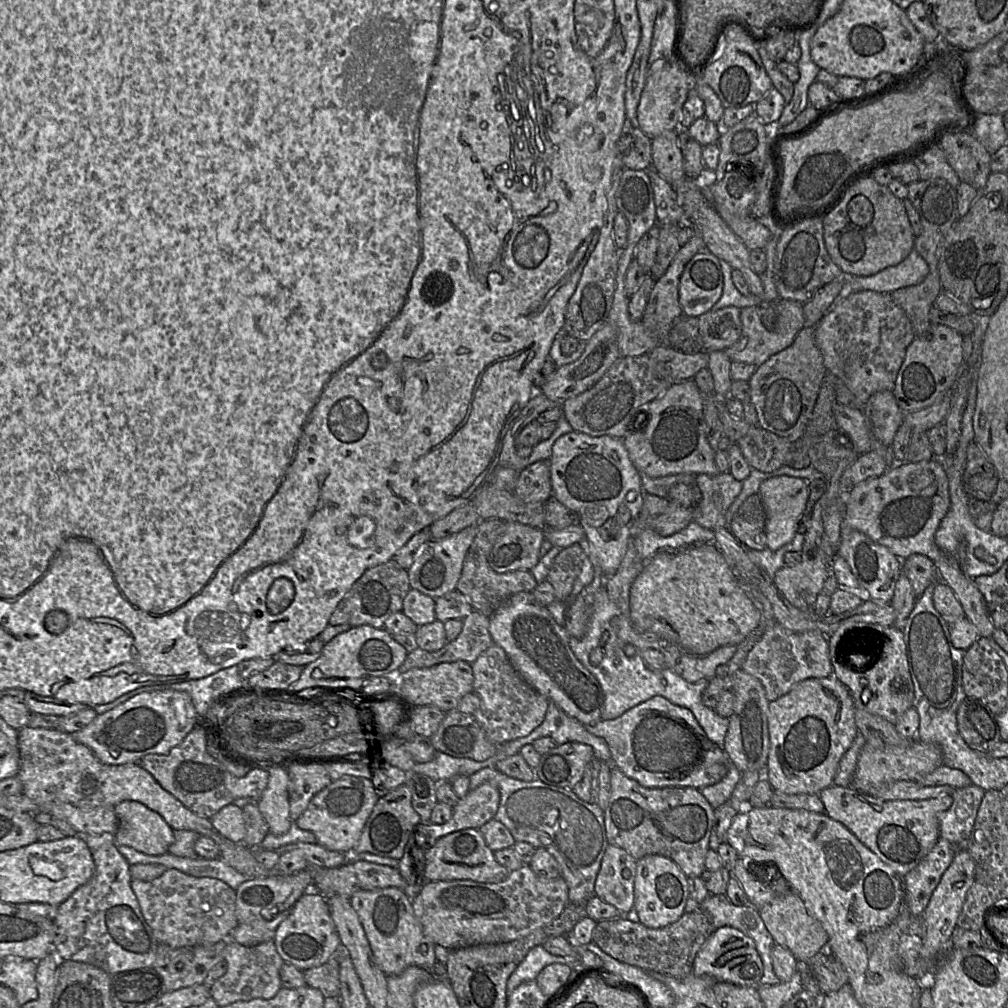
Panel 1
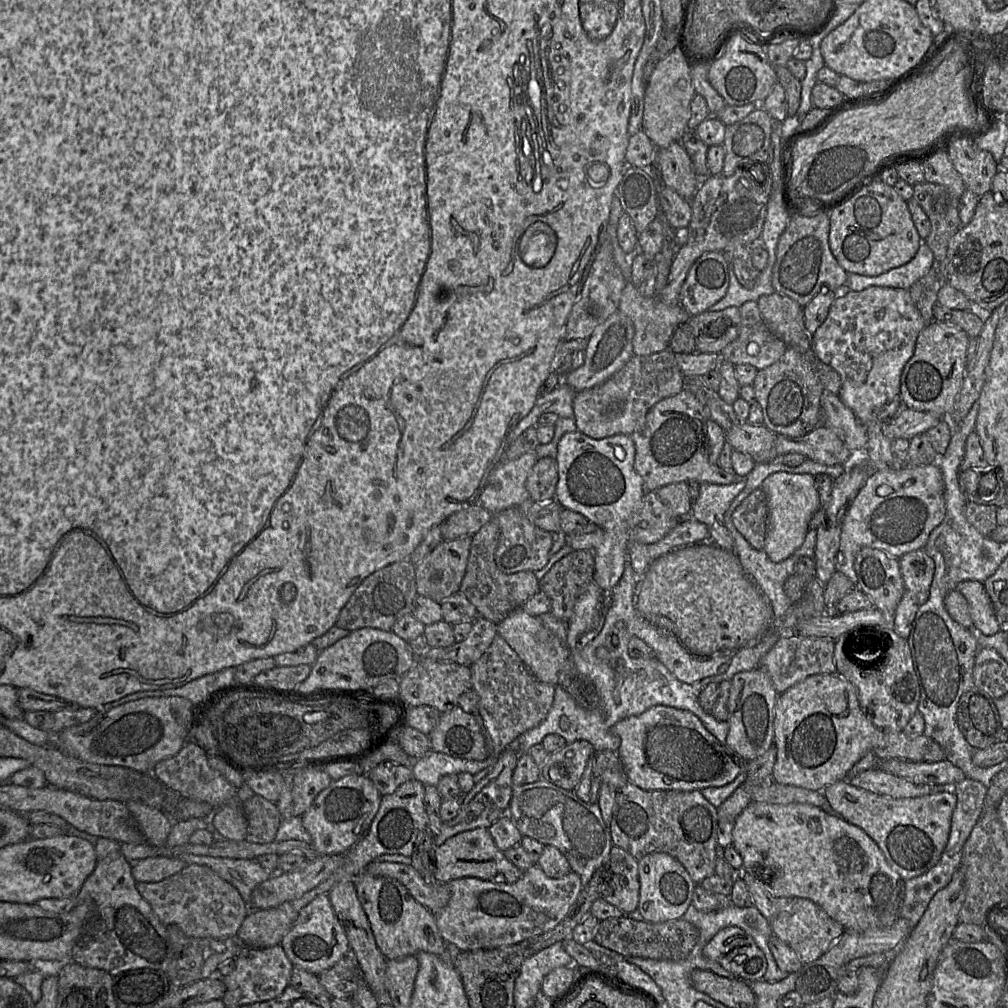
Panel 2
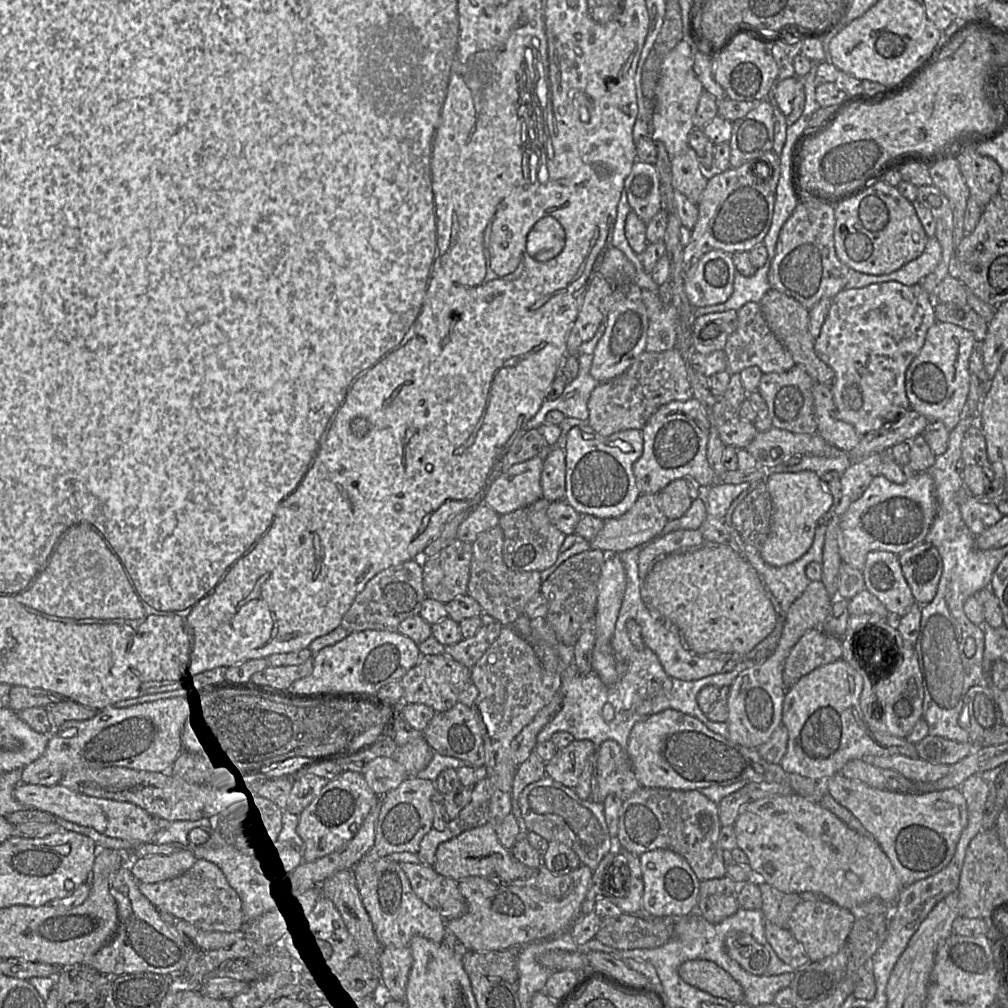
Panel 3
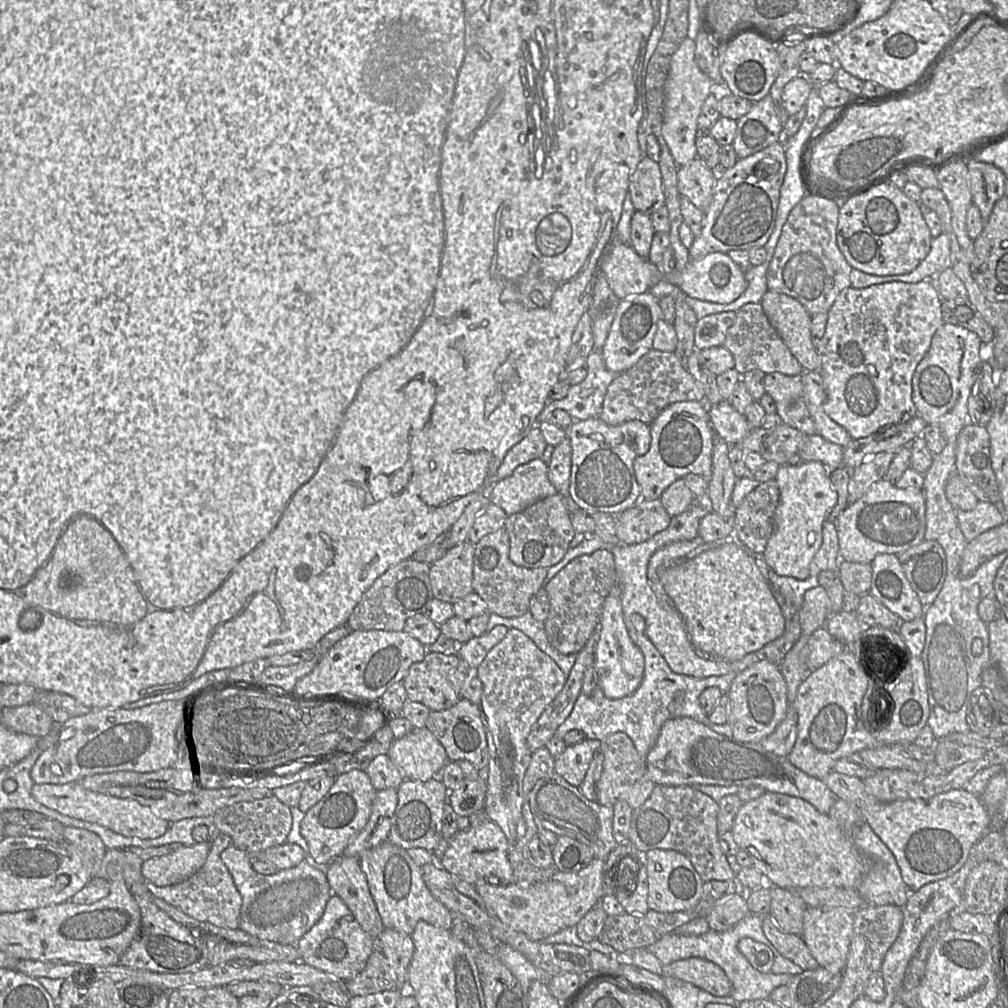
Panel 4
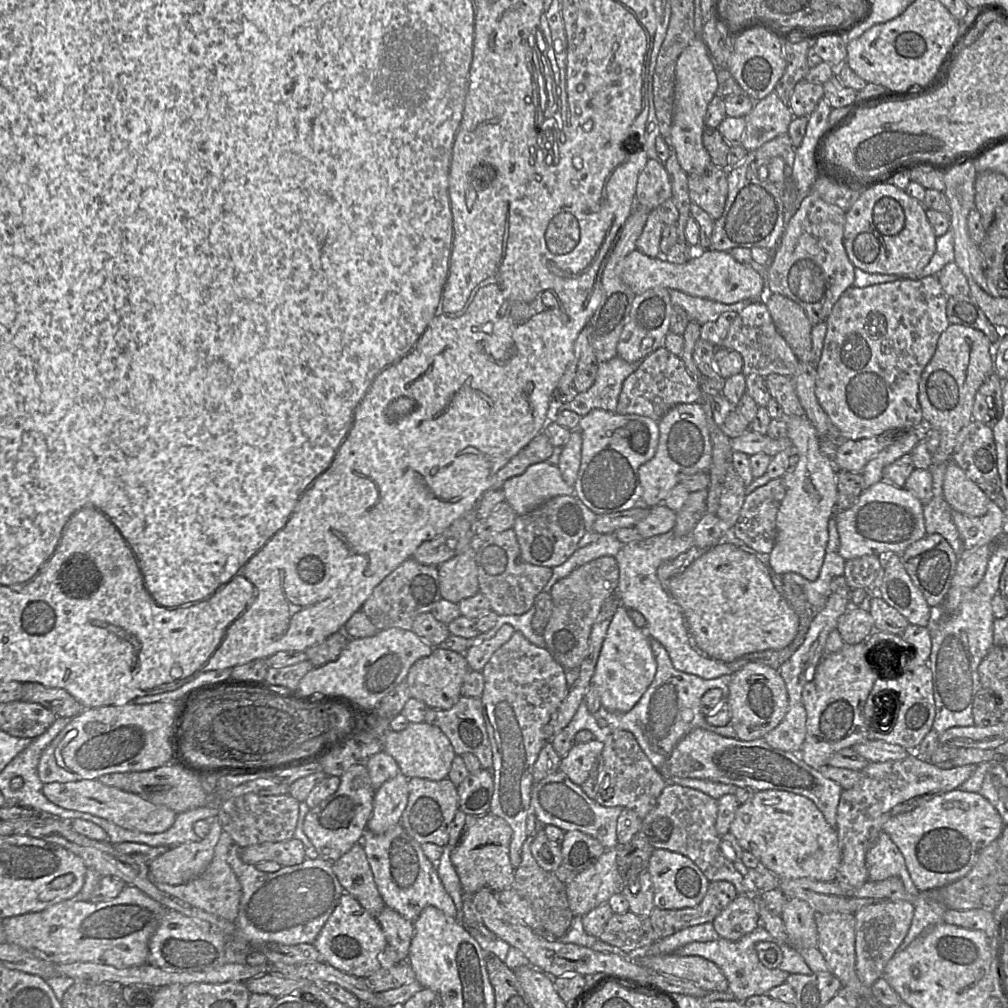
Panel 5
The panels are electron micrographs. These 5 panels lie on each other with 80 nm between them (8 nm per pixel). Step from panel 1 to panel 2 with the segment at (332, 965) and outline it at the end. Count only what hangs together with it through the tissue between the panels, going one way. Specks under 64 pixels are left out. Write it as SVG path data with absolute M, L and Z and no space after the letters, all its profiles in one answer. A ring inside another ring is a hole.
M349 952L332 968L319 974L318 978L331 998L350 999L363 975L356 957Z

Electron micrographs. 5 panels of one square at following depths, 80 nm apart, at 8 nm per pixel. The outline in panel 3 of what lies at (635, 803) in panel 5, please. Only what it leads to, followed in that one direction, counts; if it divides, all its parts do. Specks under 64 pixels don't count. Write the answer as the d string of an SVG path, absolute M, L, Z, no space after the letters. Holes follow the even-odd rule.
M606 740L599 747L598 752L598 802L614 794L625 801L636 791L641 789L637 780L631 759L626 751L615 740Z

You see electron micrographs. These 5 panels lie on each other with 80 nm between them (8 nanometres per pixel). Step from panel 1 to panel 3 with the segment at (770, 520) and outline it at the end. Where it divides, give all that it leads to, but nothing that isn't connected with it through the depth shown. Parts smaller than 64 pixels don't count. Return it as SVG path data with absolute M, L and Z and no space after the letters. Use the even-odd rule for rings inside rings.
M813 471L771 474L765 481L772 500L771 524L760 549L763 560L781 567L801 558L811 547L818 520L830 509L833 497L822 479Z

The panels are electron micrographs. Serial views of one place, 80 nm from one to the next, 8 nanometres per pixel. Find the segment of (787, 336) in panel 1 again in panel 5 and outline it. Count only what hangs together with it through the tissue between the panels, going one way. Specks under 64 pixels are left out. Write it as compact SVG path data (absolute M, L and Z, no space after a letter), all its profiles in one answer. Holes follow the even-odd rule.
M751 301L743 310L737 313L721 347L734 350L743 358L742 374L748 376L757 374L766 377L770 374L780 374L794 377L800 361L791 347L776 329L764 301Z

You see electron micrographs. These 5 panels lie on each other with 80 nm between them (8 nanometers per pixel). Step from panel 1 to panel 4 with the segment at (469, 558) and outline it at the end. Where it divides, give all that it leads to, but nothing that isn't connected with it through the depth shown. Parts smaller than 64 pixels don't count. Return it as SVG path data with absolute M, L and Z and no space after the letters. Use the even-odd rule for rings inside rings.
M504 528L485 535L474 546L473 592L487 604L488 612L503 618L524 615L530 606L530 599L543 587L549 568L524 568L509 559L509 536Z

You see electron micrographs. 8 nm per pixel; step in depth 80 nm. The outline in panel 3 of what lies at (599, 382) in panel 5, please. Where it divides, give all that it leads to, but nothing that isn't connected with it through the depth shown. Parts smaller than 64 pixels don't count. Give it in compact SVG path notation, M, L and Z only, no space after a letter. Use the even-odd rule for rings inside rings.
M592 354L577 356L579 372L576 379L567 383L562 395L555 400L546 399L539 411L528 421L525 429L531 430L540 427L545 416L552 410L562 412L566 417L577 418L587 422L589 417L588 400L592 391L599 383L591 376Z

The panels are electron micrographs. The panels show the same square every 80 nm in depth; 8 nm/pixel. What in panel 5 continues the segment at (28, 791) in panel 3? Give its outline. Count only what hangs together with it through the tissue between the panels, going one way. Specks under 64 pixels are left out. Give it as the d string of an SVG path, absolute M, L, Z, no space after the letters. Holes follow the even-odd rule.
M98 779L48 783L44 784L42 791L50 802L61 808L88 813L122 828L142 833L163 833L172 827L177 817L177 814L166 806L154 804L137 794L107 786Z

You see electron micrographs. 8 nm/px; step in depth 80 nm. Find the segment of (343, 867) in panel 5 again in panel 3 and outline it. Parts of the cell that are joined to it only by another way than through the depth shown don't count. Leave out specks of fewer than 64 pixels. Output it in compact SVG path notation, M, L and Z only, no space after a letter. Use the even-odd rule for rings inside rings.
M353 869L335 873L323 882L322 888L323 895L334 903L357 943L358 956L365 960L379 958L383 947L361 900Z

